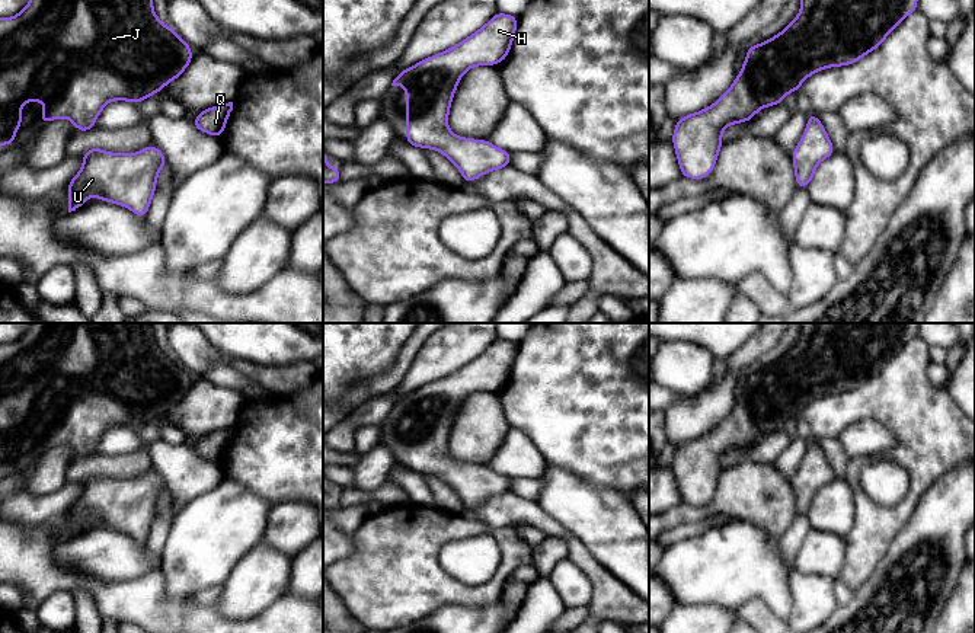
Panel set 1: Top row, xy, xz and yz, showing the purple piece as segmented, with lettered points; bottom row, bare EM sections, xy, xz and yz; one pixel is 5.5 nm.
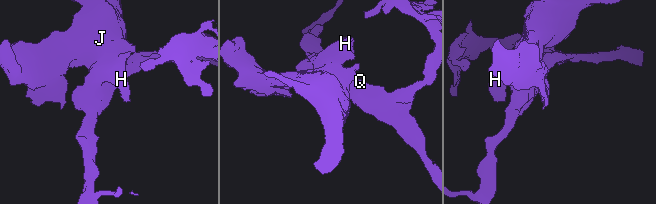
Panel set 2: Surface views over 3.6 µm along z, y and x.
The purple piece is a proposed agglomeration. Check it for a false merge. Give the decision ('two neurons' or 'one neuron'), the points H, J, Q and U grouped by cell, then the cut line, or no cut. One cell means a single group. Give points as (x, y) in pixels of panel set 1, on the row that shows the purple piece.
one neuron | H J Q U | no cut

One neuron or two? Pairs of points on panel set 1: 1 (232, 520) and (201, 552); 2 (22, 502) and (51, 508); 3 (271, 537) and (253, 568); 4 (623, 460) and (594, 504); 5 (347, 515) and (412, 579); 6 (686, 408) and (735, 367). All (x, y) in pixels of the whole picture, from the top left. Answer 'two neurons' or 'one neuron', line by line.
1: one neuron
2: one neuron
3: two neurons
4: two neurons
5: two neurons
6: one neuron

